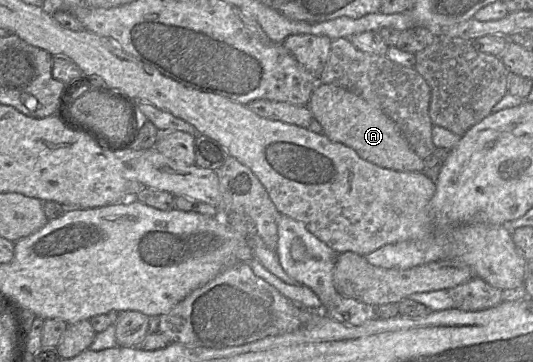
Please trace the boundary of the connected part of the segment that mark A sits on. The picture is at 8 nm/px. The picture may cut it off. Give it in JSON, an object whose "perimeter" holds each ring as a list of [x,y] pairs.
{"perimeter":[[[319,83],[307,107],[333,142],[352,148],[360,158],[381,168],[400,172],[424,172],[426,167],[411,148],[398,126],[376,105],[357,94],[333,84]]]}

